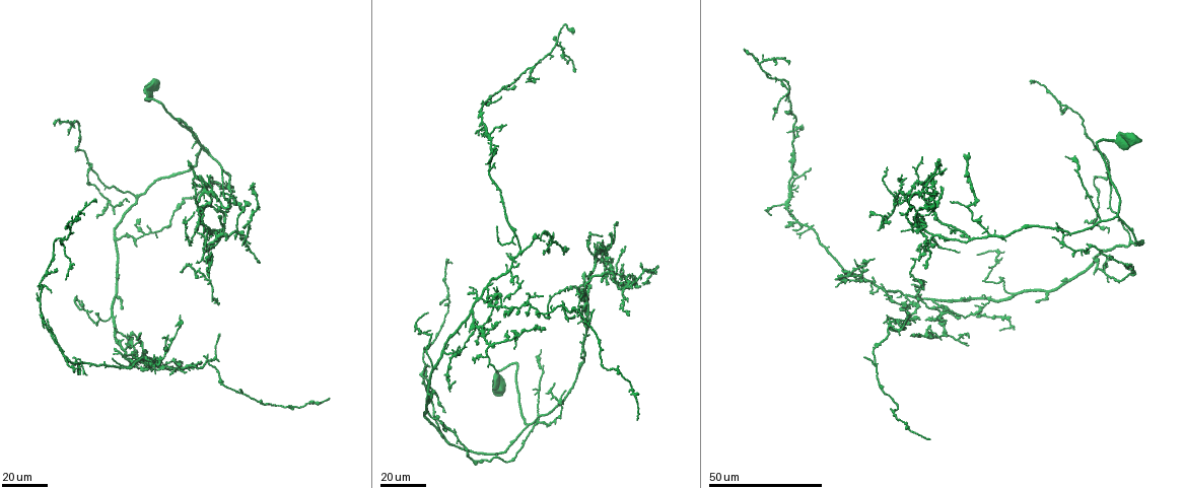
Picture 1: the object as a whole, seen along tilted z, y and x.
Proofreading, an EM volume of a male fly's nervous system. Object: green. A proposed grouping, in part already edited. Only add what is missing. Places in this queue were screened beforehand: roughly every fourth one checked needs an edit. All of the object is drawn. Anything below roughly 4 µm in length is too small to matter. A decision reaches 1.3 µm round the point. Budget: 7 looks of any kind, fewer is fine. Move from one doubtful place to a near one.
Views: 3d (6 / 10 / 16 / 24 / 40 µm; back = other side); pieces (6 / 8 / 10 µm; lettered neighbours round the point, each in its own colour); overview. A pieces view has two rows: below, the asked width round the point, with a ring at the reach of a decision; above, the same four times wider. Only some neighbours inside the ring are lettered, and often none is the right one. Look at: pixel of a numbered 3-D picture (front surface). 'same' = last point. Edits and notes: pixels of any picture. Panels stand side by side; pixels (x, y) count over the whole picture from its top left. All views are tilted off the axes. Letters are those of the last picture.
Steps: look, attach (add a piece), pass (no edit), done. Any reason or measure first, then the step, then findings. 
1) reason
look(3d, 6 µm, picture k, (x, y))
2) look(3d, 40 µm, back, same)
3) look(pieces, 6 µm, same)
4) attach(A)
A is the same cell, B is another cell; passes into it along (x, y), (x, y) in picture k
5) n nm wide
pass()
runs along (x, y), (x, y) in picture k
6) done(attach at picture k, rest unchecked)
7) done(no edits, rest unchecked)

tapers out
look(3d, 24 µm, picture 1, (428, 311))

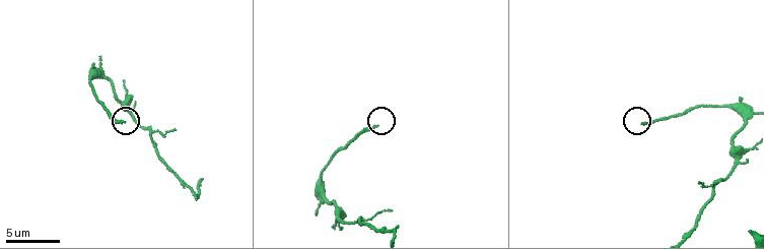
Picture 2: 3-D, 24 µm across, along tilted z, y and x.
see the neighbours
look(pieces, 6 µm, picture 2, (125, 121))

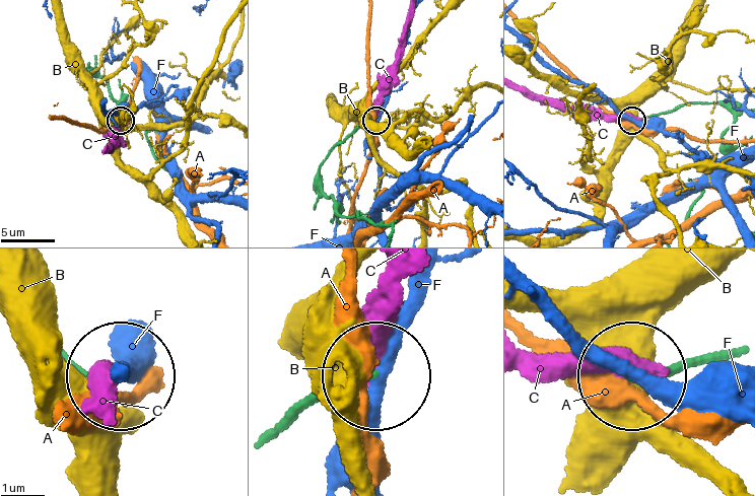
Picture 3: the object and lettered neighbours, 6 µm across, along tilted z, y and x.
160 nm wide
pass()
A, B, C and F are other cells; runs along (285, 420), (379, 373) in picture 3; none of them fits

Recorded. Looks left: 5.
free end
look(3d, 24 µm, picture 1, (95, 313))

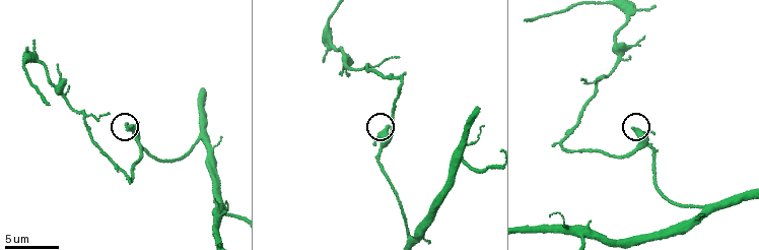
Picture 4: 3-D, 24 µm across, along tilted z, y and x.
look(pieces, 6 µm, picture 4, (389, 128))

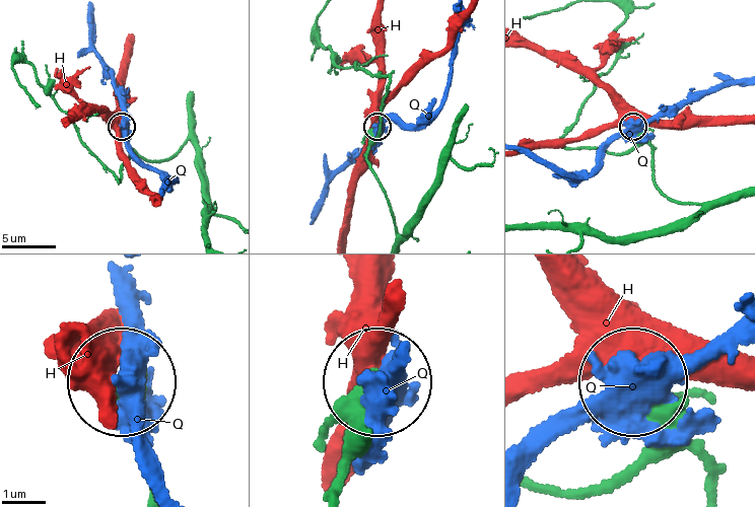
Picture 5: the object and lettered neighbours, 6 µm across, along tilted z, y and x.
pass()
H and Q are other cells; none of them fits

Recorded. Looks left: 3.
look(3d, 40 µm, picture 1, (476, 345))

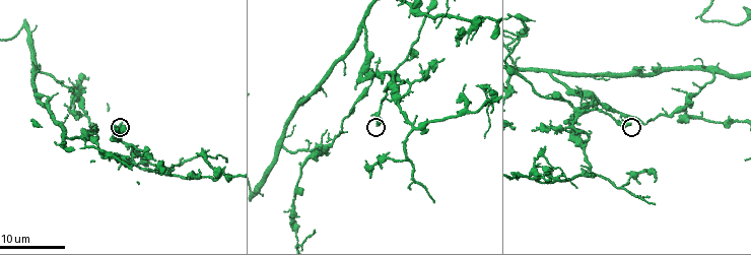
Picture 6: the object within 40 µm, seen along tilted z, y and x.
look(3d, 10 µm, picture 6, (376, 124))

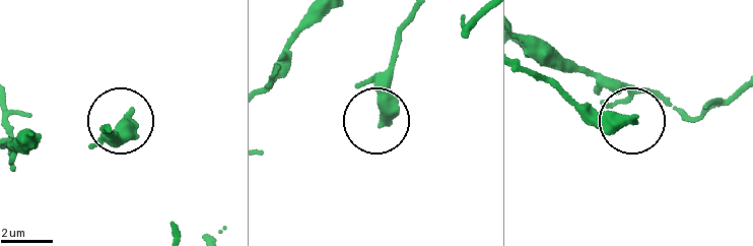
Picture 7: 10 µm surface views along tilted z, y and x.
look(pieces, 10 µm, picture 7, (131, 111))

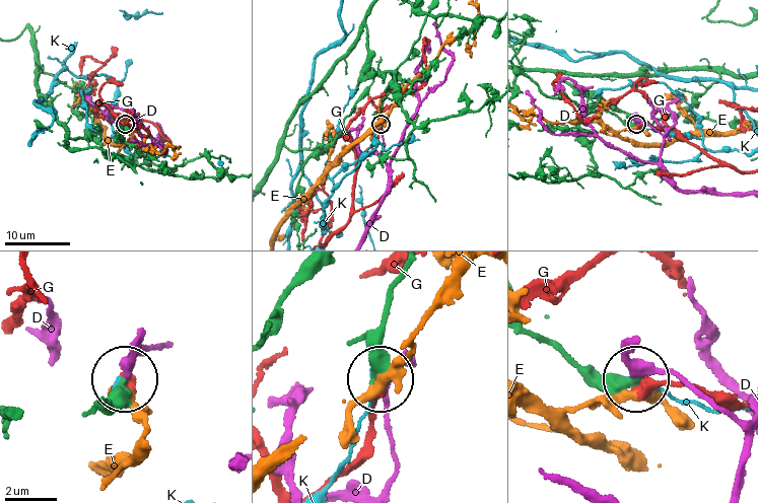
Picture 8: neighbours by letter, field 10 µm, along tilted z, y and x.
pass()
D, E, G and K are other cells; no lettered piece goes on from it

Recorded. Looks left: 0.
done(no edits, rest unchecked)

